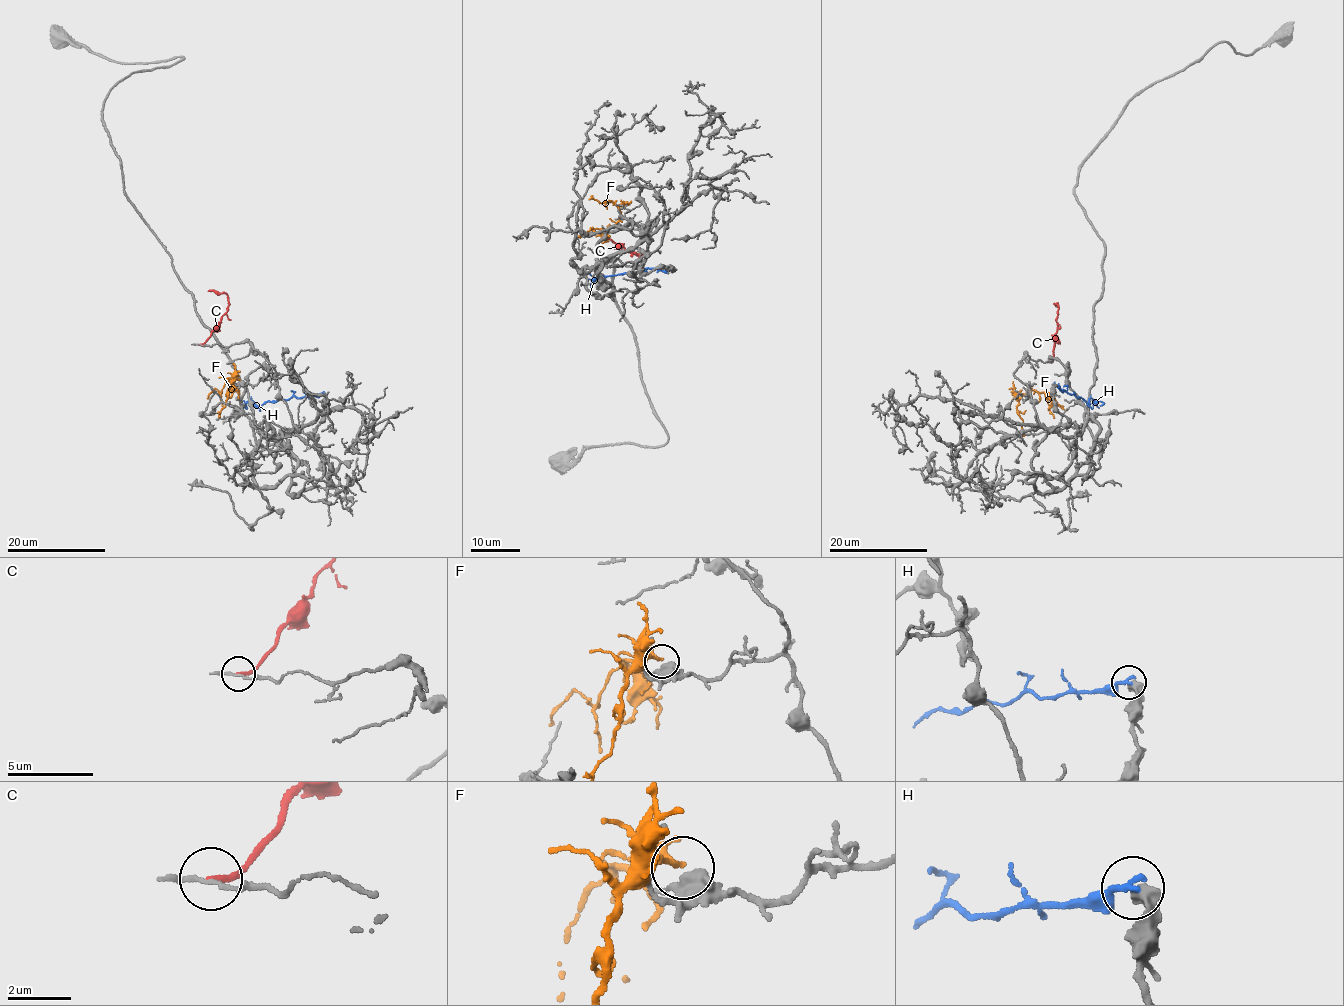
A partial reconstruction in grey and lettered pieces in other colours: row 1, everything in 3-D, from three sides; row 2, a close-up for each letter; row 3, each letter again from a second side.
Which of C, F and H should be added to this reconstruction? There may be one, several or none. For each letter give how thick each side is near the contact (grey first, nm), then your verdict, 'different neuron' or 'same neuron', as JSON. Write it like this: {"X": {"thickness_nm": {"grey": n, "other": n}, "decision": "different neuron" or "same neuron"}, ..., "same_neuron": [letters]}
{"C": {"thickness_nm": {"grey": 110, "other": 200}, "decision": "different neuron"}, "F": {"thickness_nm": {"grey": 360, "other": 160}, "decision": "different neuron"}, "H": {"thickness_nm": {"grey": 480, "other": 240}, "decision": "different neuron"}, "same_neuron": []}

